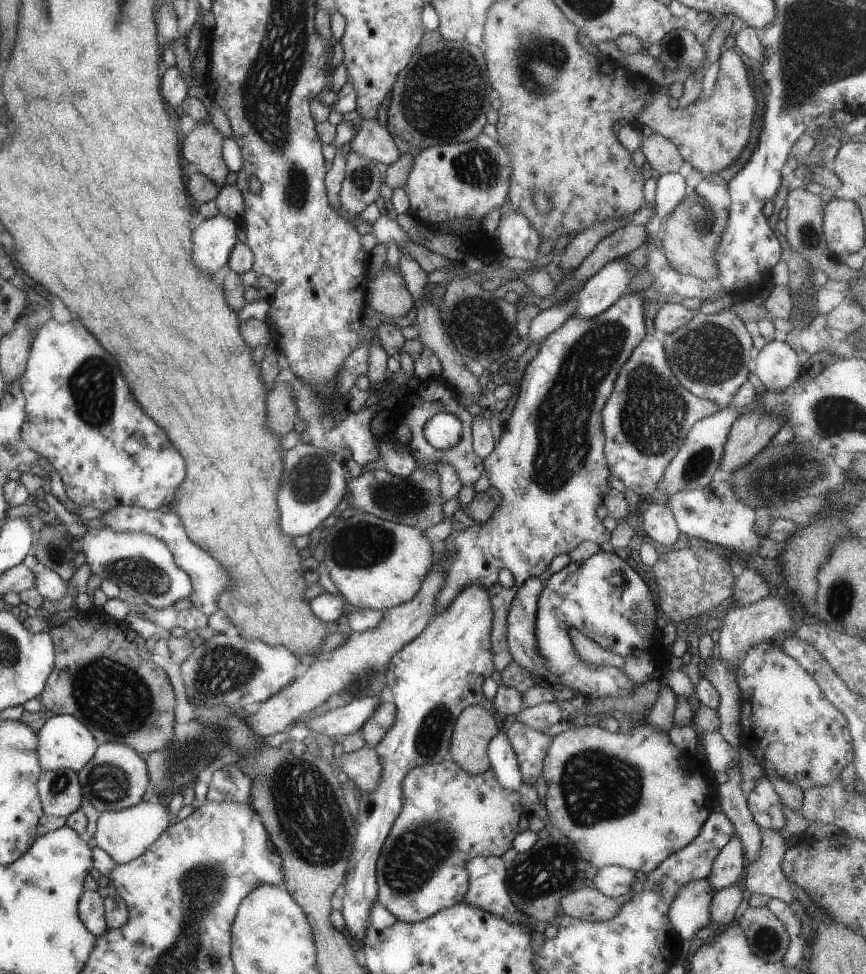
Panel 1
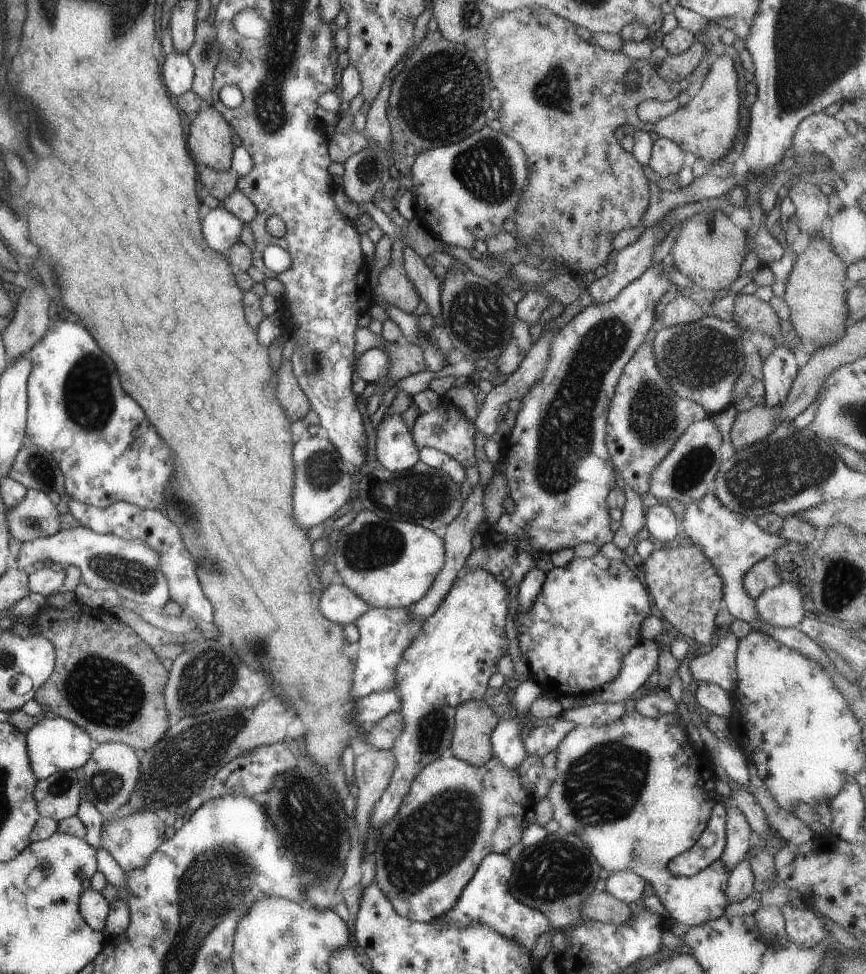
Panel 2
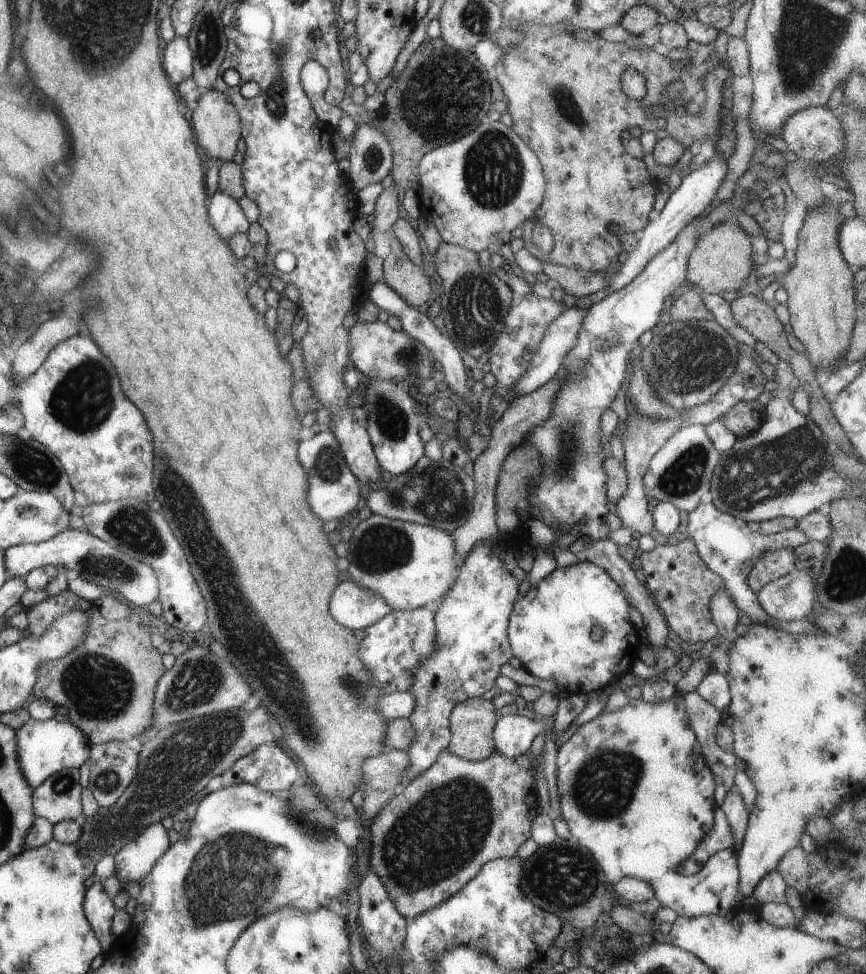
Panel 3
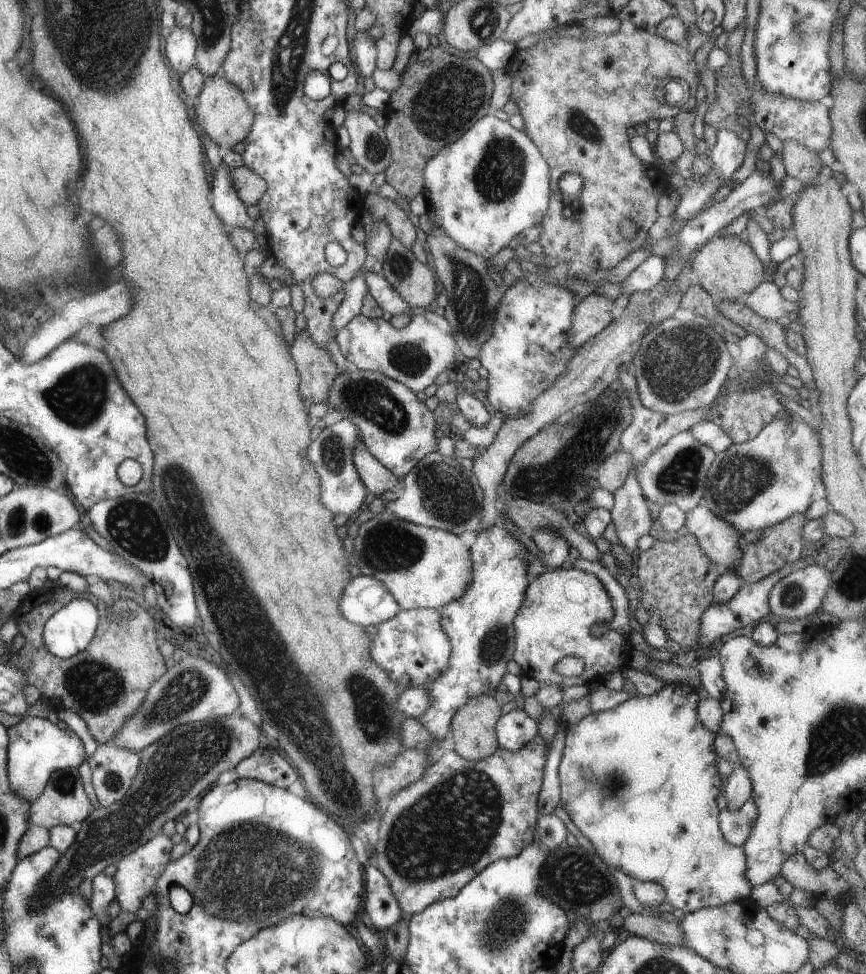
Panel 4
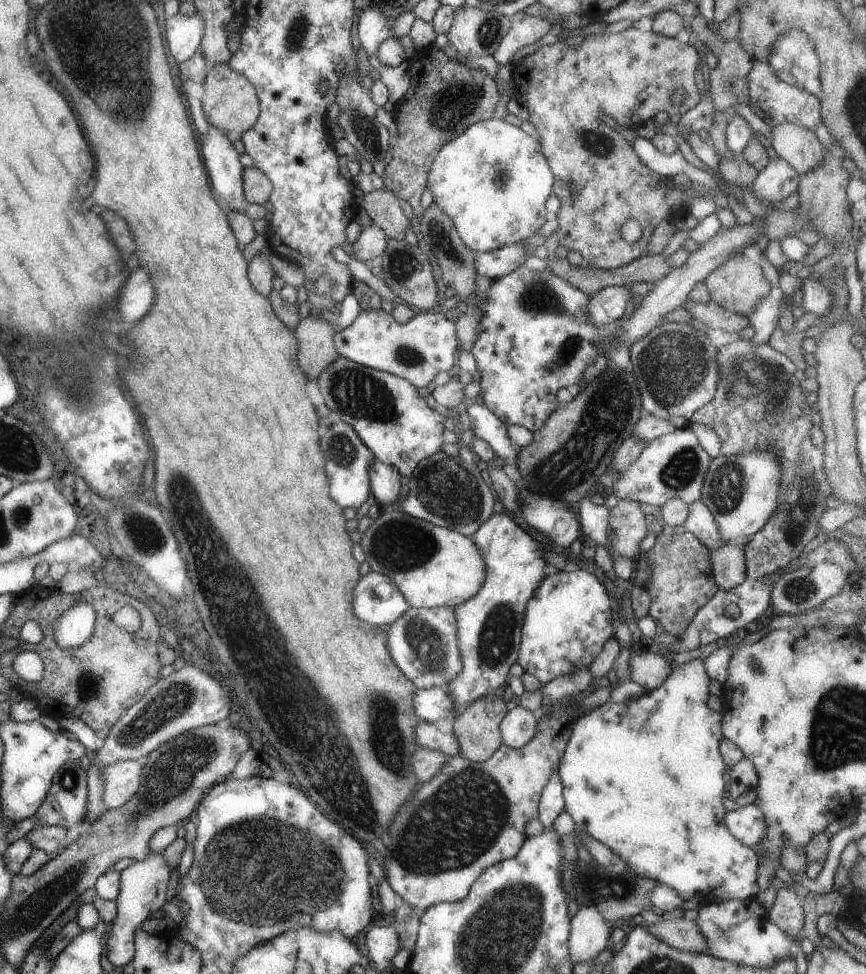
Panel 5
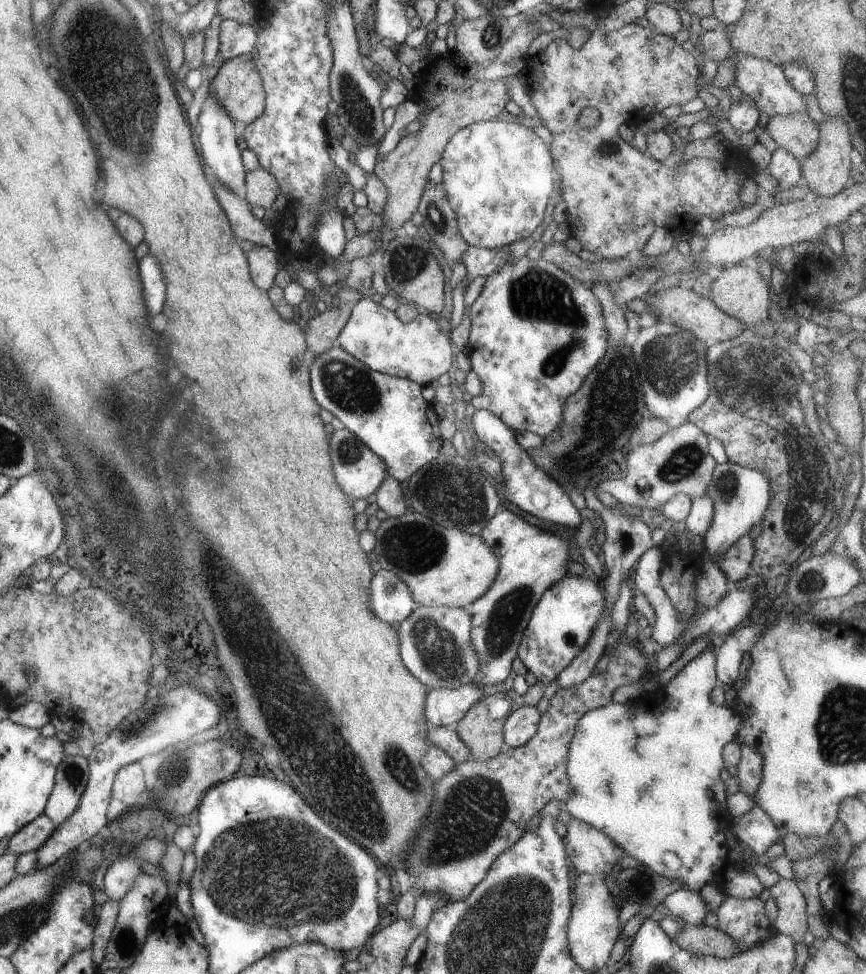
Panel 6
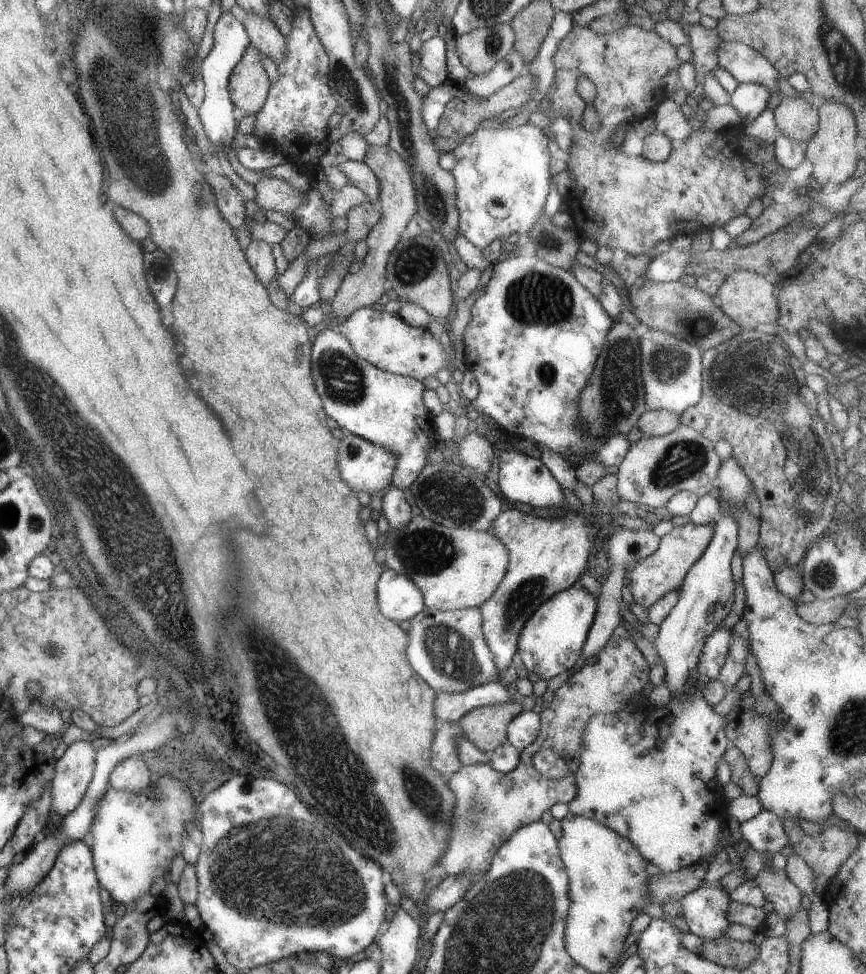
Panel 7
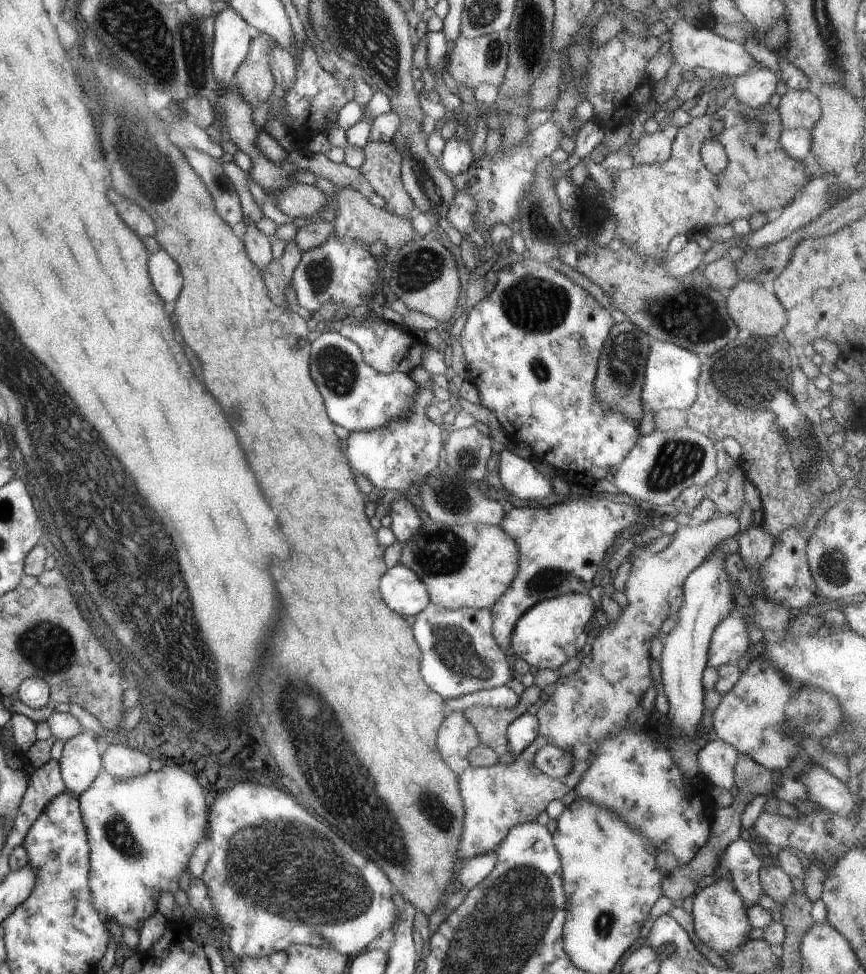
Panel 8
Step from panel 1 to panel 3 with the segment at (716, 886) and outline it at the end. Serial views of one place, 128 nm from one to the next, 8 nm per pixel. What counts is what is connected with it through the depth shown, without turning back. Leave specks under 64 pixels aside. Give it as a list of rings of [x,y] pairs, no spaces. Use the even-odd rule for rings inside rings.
[[[732,783],[727,784],[727,794],[725,794],[725,799],[720,808],[723,810],[724,816],[733,834],[733,848],[738,849],[741,846],[743,836],[745,836],[748,814],[742,802],[742,796]]]

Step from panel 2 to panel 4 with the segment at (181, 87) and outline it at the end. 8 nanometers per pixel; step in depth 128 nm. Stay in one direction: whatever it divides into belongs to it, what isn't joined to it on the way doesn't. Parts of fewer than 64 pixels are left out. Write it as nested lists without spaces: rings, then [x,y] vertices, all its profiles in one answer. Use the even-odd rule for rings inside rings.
[[[174,25],[165,32],[165,58],[171,71],[179,76],[194,65],[195,36],[190,28]]]

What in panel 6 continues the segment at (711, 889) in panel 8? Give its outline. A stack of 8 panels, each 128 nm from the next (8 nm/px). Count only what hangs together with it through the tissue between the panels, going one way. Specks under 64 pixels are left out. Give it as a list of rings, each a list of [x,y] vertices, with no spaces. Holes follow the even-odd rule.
[[[679,888],[670,892],[663,900],[673,916],[679,916],[687,925],[703,925],[702,920],[709,912],[699,891]]]

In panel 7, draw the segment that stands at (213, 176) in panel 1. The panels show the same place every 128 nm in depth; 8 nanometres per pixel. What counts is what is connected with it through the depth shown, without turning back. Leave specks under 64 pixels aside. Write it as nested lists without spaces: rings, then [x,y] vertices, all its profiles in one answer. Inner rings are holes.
[[[249,43],[229,75],[229,98],[245,115],[256,114],[263,106],[269,87],[261,53]]]

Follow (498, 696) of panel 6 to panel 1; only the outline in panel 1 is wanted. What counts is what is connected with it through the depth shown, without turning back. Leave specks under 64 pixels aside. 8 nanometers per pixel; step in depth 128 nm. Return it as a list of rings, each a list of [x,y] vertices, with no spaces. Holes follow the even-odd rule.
[[[480,705],[467,706],[455,720],[448,756],[459,770],[471,776],[489,769],[486,749],[497,734],[493,716]]]

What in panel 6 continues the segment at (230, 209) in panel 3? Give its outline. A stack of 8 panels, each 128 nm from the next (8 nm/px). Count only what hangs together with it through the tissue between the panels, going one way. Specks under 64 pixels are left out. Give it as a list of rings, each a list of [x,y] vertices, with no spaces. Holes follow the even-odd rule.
[[[208,90],[208,95],[198,113],[197,129],[199,129],[199,133],[197,140],[199,141],[199,154],[203,157],[206,166],[211,168],[217,182],[224,184],[230,191],[241,193],[246,171],[243,169],[239,148],[235,143],[233,122],[234,120],[228,116],[226,110],[216,101],[216,98],[209,95]]]

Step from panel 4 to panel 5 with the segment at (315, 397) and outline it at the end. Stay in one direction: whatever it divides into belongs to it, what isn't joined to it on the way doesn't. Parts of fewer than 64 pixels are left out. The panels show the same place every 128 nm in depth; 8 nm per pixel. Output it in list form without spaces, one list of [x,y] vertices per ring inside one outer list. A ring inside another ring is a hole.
[[[308,316],[301,319],[296,325],[294,331],[297,342],[297,364],[301,368],[307,380],[317,380],[317,376],[327,368],[333,360],[338,358],[335,351],[333,339],[333,328],[323,320],[323,318],[309,318]]]

